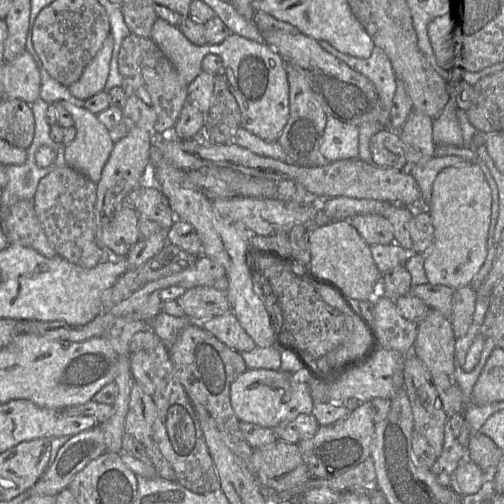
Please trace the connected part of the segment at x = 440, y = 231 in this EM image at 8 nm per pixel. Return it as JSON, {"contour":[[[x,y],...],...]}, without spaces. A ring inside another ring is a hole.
{"contour":[[[476,162],[443,169],[435,178],[428,211],[434,227],[434,240],[424,256],[428,283],[453,289],[470,285],[487,256],[491,221],[491,190]]]}

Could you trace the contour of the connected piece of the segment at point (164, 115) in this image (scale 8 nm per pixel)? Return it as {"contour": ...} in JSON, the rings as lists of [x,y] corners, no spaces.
{"contour":[[[129,34],[119,50],[118,69],[125,92],[125,106],[120,123],[109,130],[113,142],[125,137],[134,128],[142,128],[151,134],[170,134],[189,97],[188,85],[179,77],[169,59],[150,38]]]}

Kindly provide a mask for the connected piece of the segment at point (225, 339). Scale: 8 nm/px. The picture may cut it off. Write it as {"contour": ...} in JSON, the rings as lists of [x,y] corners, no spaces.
{"contour":[[[231,310],[197,323],[226,346],[239,353],[252,351],[256,347]]]}

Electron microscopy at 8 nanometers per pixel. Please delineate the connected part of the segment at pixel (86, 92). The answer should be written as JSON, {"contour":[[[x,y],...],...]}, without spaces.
{"contour":[[[109,35],[103,46],[84,68],[80,78],[68,86],[69,92],[76,98],[86,100],[104,90],[110,70],[114,40]]]}

